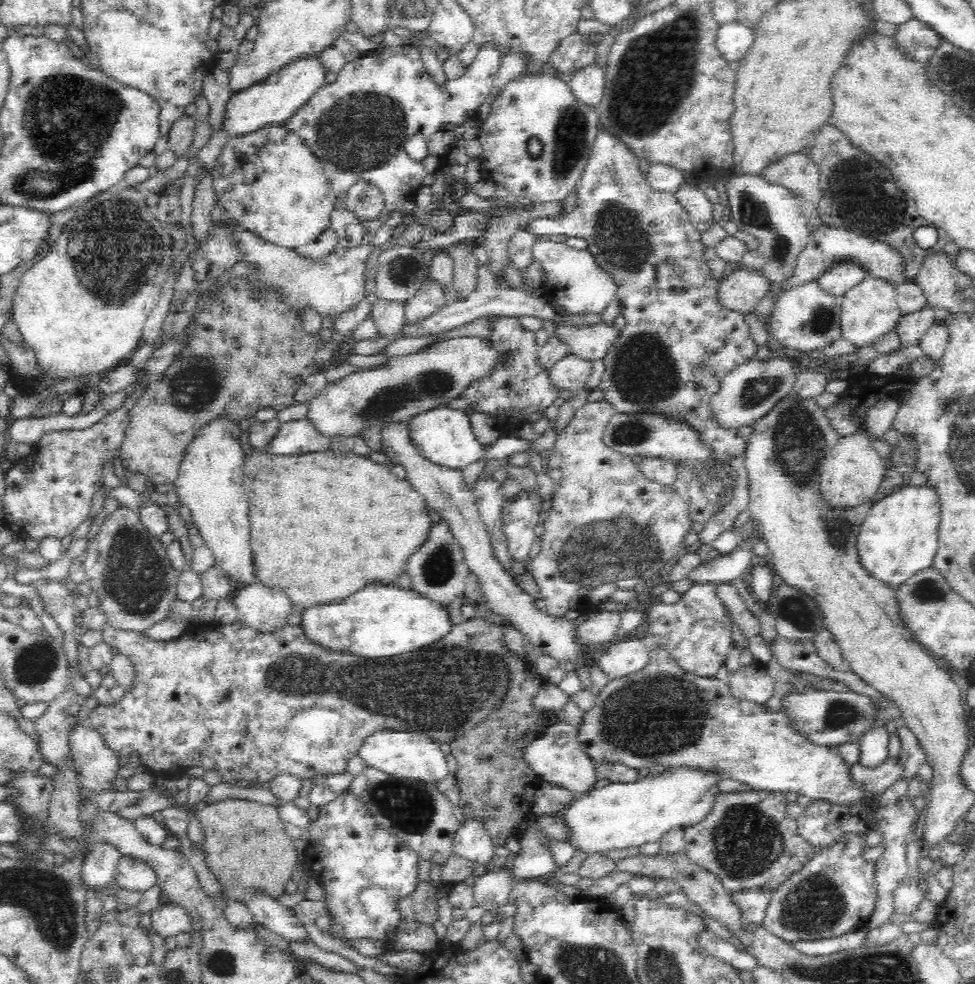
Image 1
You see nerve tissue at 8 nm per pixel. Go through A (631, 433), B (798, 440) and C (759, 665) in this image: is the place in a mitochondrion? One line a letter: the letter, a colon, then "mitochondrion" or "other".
A: mitochondrion
B: mitochondrion
C: other

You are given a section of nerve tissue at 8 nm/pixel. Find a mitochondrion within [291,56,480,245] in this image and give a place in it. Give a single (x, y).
(364, 135)

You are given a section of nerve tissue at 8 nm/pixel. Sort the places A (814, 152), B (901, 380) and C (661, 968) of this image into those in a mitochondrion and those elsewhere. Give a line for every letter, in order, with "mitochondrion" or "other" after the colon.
A: other
B: other
C: mitochondrion

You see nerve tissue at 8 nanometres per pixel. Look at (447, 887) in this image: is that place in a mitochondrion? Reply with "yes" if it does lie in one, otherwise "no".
no

